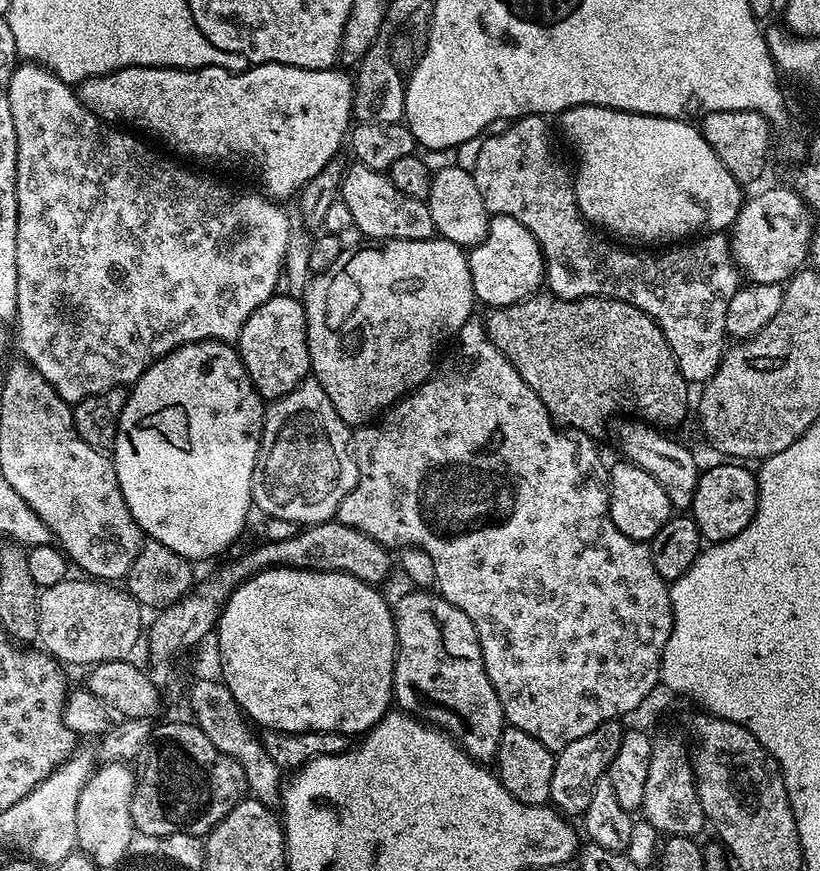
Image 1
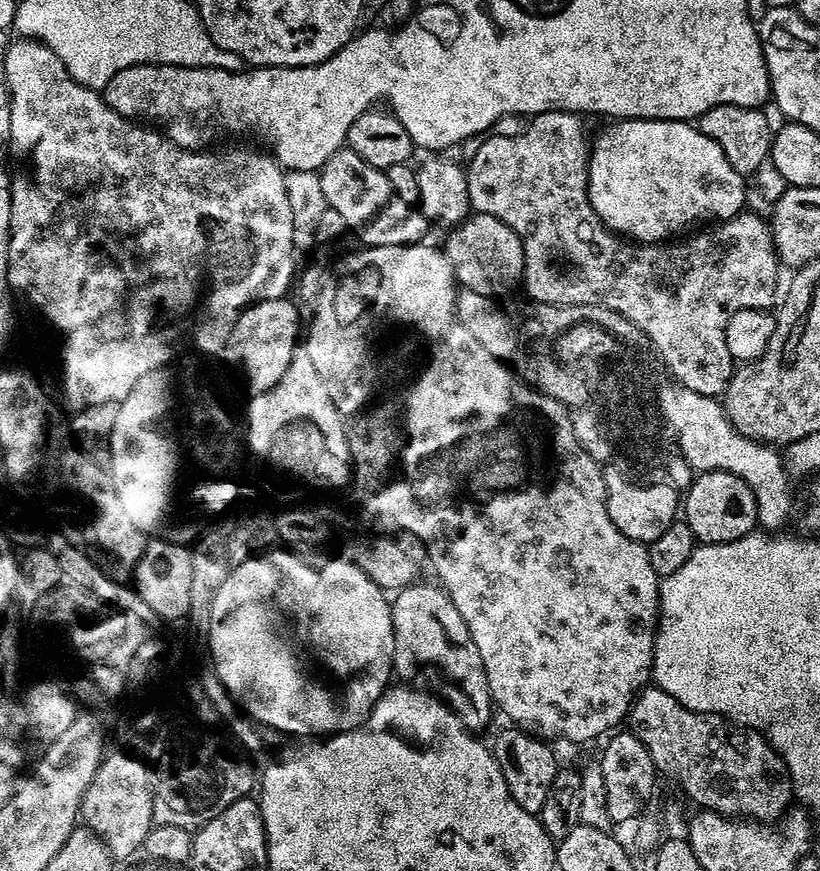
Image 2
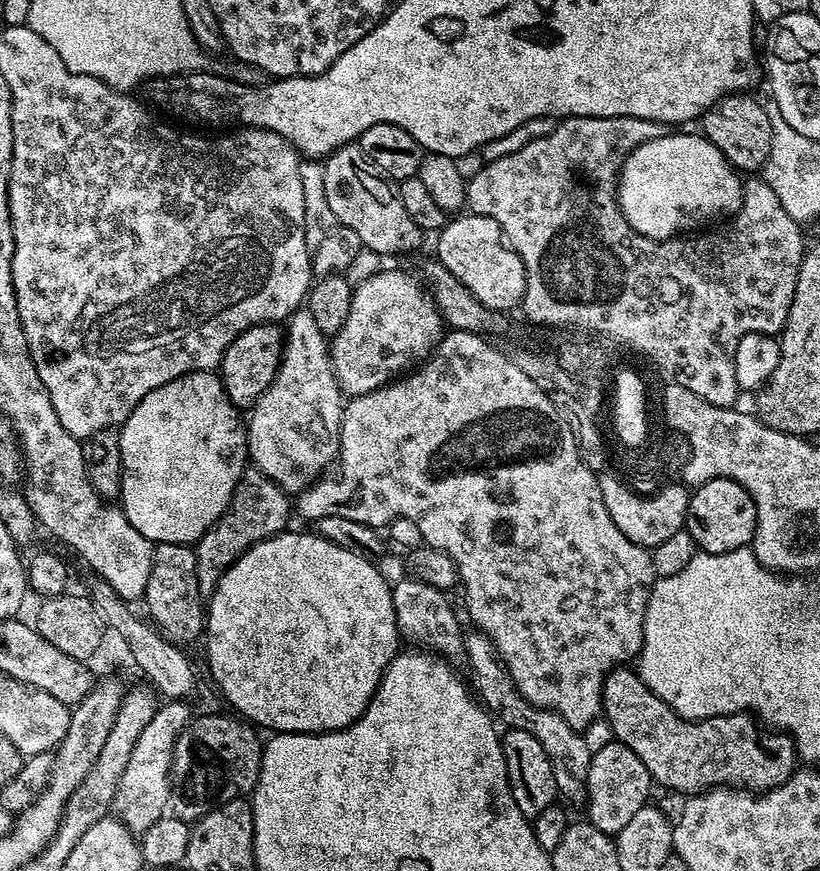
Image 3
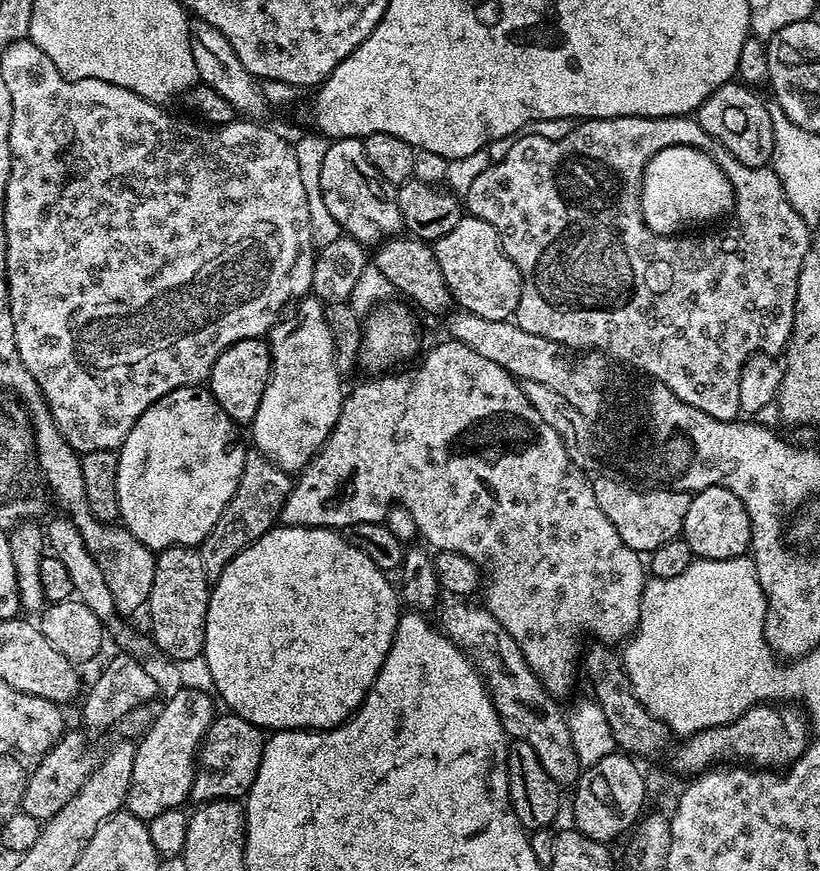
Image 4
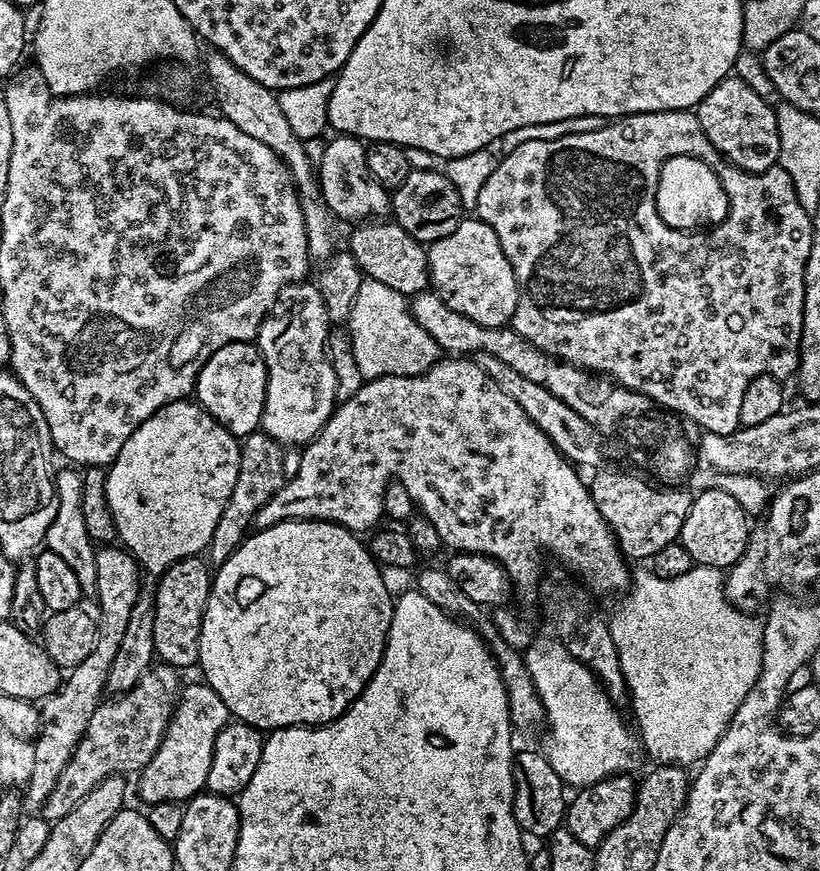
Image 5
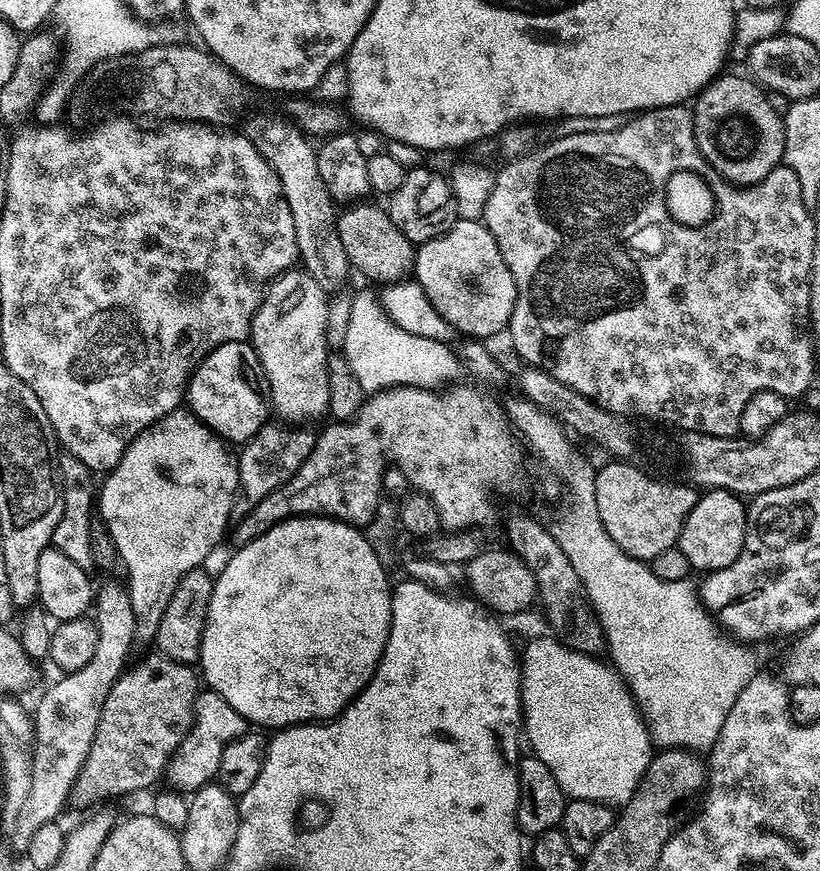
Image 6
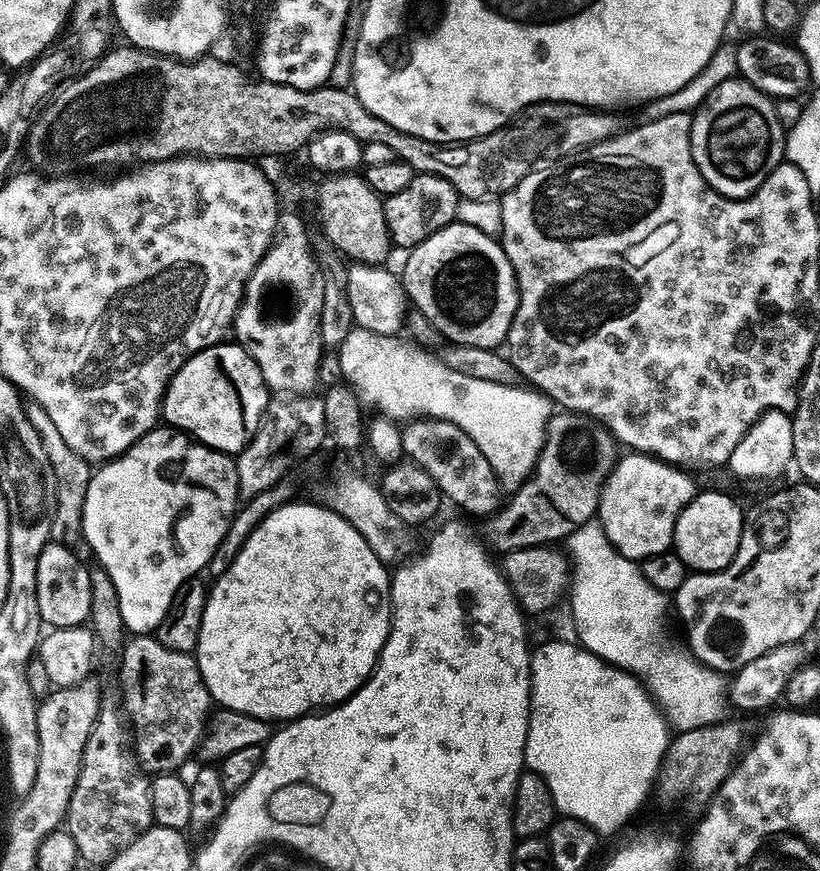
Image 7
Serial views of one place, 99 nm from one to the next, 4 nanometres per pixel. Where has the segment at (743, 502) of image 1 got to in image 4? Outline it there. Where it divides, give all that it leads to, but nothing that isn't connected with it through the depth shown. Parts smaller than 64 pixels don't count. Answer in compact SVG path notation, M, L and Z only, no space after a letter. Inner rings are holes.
M717 486L695 493L690 502L690 510L686 510L682 539L690 546L693 557L702 560L729 560L745 555L752 542L746 506L742 506L738 494L729 488Z

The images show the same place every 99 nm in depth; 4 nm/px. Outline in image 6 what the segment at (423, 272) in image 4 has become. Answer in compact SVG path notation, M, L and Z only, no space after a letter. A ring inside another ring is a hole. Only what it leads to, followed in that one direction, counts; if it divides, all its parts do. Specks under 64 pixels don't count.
M356 202L345 212L341 211L336 218L338 237L342 240L343 249L349 258L351 267L361 272L368 280L377 280L377 285L395 284L407 277L413 271L416 263L416 248L394 226L383 207L376 204Z

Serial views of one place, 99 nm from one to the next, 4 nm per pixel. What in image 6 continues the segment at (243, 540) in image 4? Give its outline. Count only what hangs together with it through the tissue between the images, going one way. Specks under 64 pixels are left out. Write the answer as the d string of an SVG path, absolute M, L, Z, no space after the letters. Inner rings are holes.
M292 422L272 423L263 424L256 435L247 441L238 452L239 495L242 497L243 503L245 500L245 505L248 506L262 502L262 498L266 498L266 494L278 490L278 486L286 483L300 468L300 464L306 462L306 458L316 445L317 433L308 429L311 427L297 426Z

